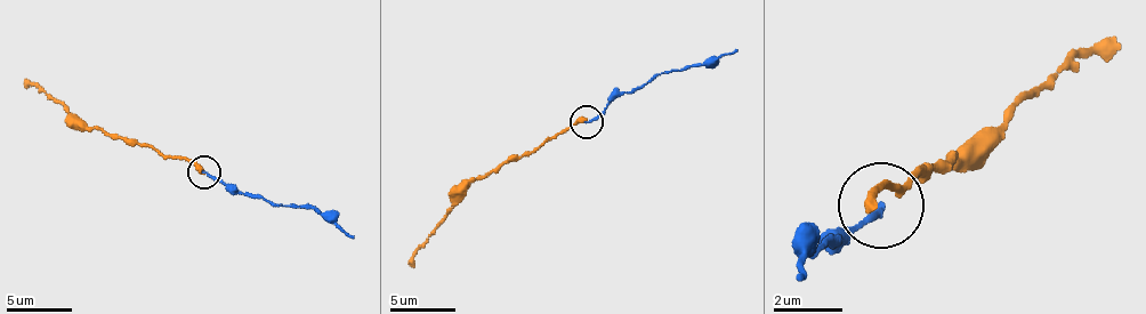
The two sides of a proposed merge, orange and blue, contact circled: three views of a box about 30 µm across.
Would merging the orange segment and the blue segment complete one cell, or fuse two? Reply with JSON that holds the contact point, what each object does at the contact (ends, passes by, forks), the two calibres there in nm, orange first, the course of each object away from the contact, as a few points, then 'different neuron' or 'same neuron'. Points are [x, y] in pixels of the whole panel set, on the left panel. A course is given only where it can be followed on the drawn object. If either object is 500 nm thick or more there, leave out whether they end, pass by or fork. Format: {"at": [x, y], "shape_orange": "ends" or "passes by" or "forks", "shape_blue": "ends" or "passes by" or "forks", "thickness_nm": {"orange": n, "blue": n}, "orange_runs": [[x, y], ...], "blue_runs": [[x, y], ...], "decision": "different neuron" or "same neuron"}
{"at": [203, 172], "shape_orange": "ends", "shape_blue": "ends", "thickness_nm": {"orange": 320, "blue": 140}, "orange_runs": [[203, 171], [93, 130], [67, 106], [26, 81]], "blue_runs": [[203, 171], [233, 188], [283, 207], [320, 209], [354, 236]], "decision": "same neuron"}

